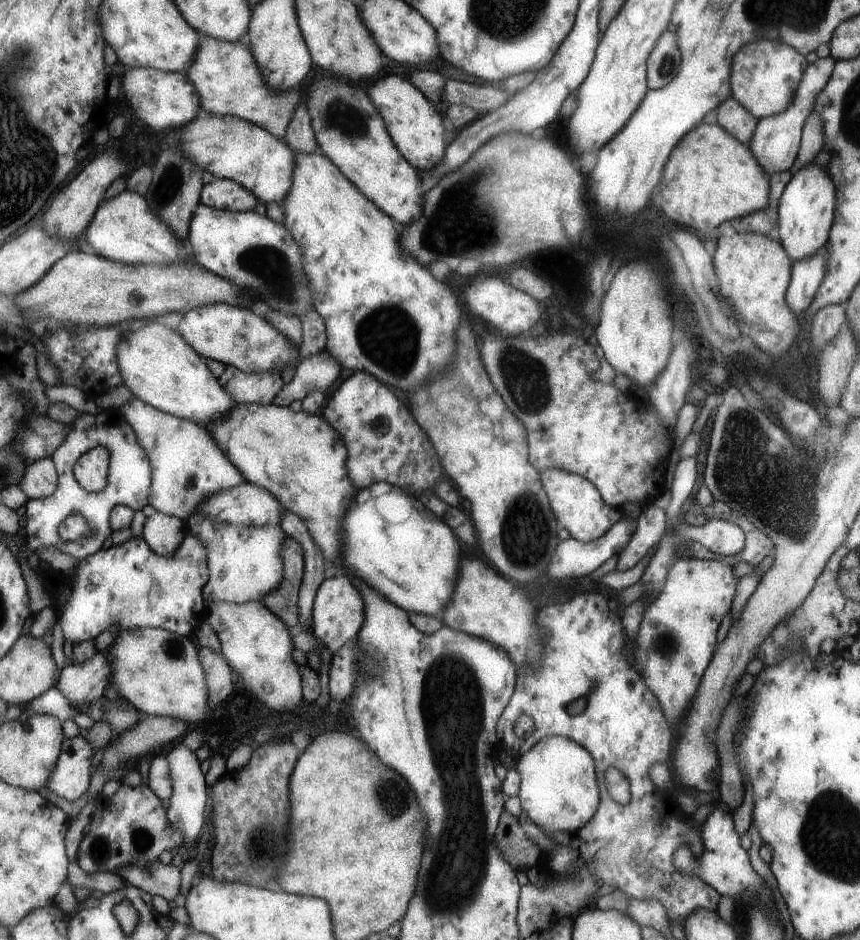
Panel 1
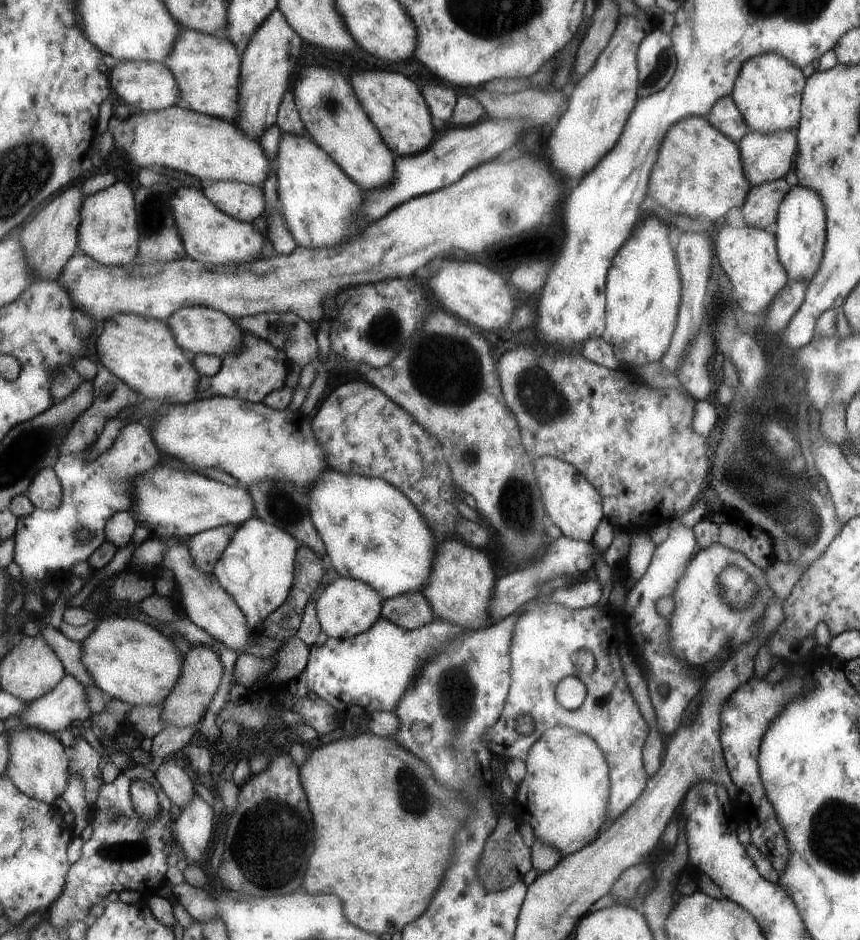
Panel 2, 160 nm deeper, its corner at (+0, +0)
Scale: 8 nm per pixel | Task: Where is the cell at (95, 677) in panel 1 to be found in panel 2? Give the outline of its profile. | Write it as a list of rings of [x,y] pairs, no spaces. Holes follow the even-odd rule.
[[[65,674],[60,685],[31,703],[29,710],[18,718],[18,727],[39,728],[51,734],[69,728],[75,720],[90,719],[91,708],[83,682],[73,674]]]

